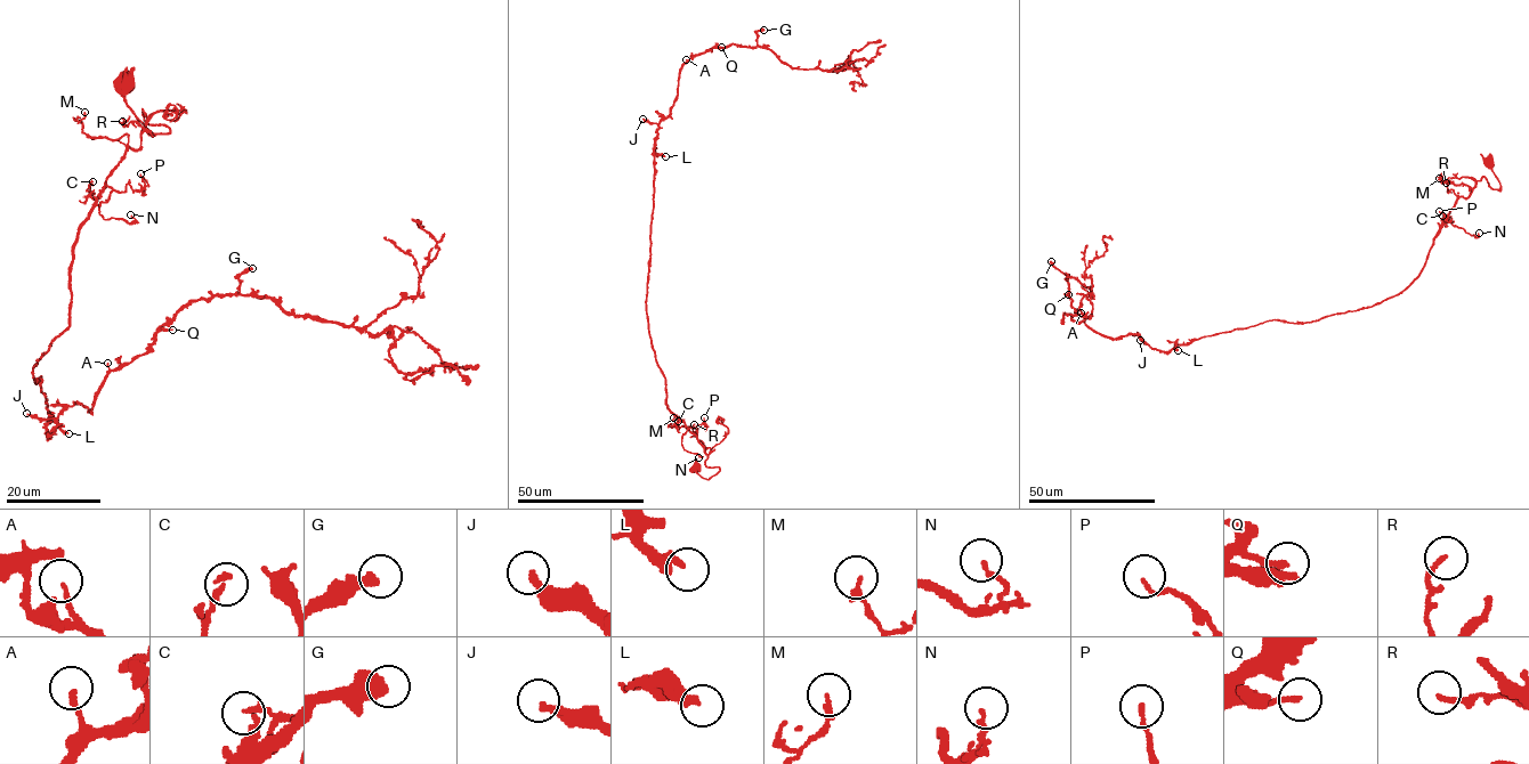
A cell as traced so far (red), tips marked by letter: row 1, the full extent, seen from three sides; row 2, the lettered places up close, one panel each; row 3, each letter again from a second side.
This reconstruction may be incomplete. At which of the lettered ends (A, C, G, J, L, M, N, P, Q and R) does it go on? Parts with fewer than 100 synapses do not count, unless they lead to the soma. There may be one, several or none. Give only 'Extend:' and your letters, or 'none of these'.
Extend: none of these

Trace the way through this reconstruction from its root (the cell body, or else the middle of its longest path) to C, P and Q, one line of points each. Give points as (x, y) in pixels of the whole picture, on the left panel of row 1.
C: (124, 83), (130, 111), (152, 132), (170, 131), (143, 110), (140, 146), (95, 200), (92, 181)
P: (124, 83), (130, 111), (170, 130), (143, 110), (140, 146), (106, 183), (139, 190), (140, 173)
Q: (124, 83), (170, 131), (143, 110), (80, 229), (70, 325), (32, 368), (47, 433), (172, 330)

